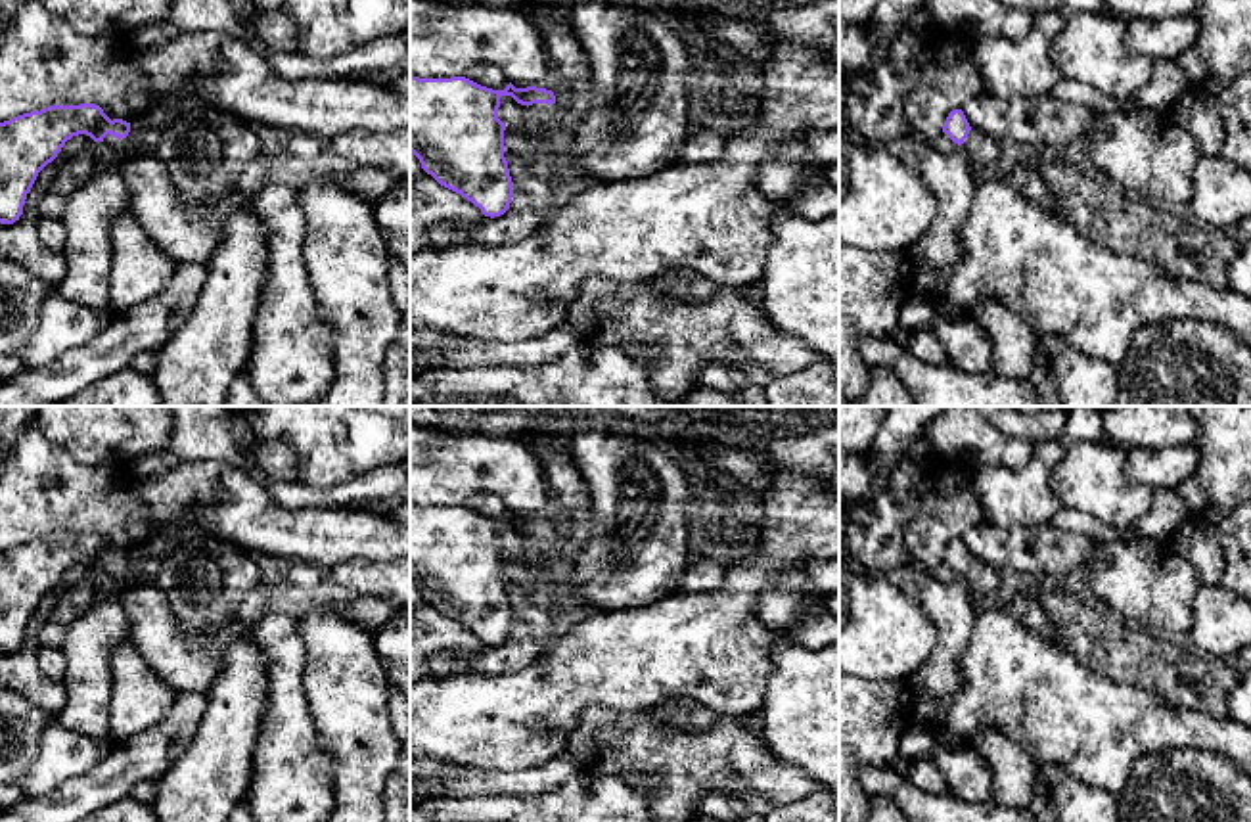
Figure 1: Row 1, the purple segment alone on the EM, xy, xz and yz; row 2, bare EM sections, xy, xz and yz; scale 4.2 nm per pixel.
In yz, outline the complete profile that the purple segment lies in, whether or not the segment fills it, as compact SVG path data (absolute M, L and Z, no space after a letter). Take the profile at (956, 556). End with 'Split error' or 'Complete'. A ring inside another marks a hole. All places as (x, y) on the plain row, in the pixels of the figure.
M962 538L948 542L943 561L960 575L975 613L1010 586L1010 575L971 558Z. Split error

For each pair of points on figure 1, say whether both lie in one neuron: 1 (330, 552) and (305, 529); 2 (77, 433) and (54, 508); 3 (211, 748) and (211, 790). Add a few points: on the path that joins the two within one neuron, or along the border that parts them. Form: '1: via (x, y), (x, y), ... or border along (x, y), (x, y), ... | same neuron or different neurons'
1: via (324, 547), (311, 535) | same neuron
2: border along (37, 426), (48, 439), (81, 462), (113, 468) | different neurons
3: via (211, 757), (211, 780) | same neuron

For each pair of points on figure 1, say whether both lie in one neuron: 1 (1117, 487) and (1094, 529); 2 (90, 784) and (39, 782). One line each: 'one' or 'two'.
1: two
2: two

